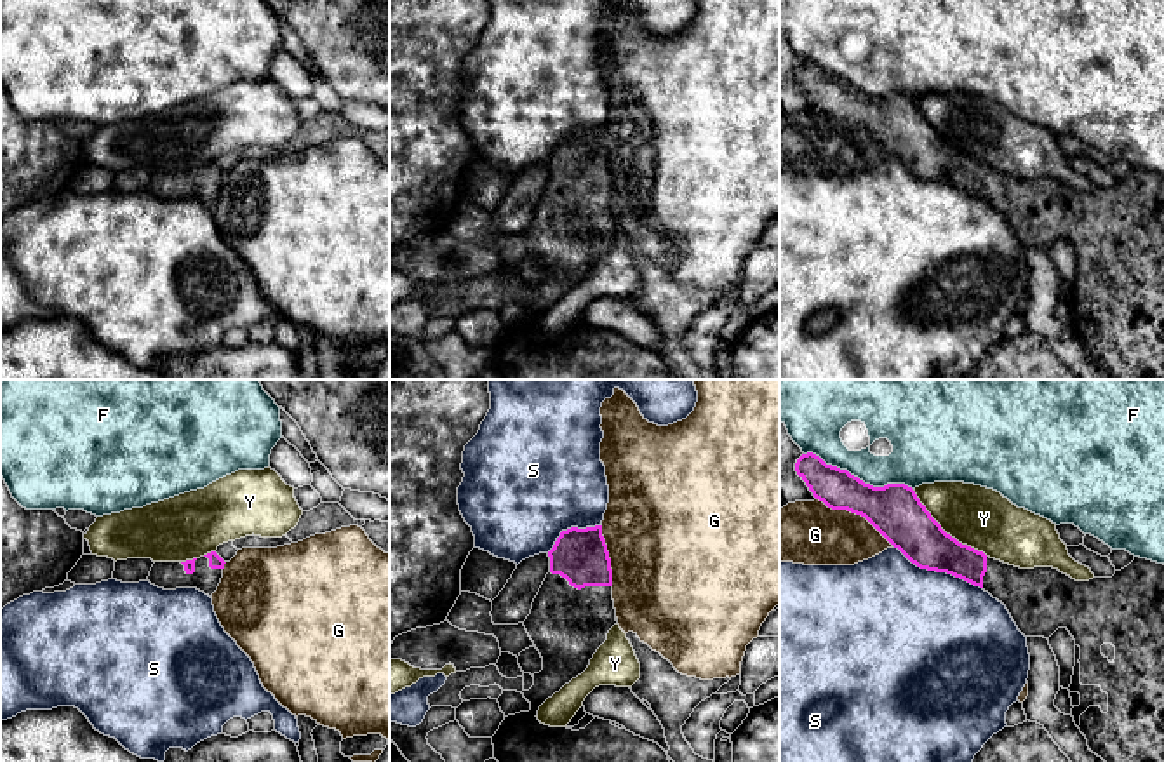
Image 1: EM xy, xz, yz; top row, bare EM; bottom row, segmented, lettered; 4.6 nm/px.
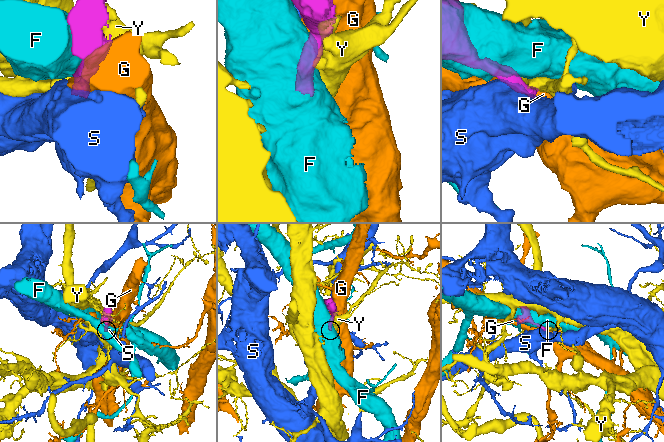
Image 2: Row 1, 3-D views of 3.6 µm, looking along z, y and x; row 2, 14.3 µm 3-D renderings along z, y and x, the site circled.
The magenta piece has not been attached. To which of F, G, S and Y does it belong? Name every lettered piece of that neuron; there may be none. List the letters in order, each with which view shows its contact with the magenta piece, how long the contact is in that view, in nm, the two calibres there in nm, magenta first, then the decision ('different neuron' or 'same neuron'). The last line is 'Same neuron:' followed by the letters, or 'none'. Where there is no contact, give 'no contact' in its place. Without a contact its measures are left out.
F: contact in yz; length 550 nm; calibres 240 and 200 nm; different neuron
G: contact in yz; length 420 nm; calibres 240 and 300 nm; different neuron
S: contact in yz; length 460 nm; calibres 220 and 500 nm; different neuron
Y: contact in yz; length 460 nm; calibres 240 and 280 nm; different neuron
Same neuron: none

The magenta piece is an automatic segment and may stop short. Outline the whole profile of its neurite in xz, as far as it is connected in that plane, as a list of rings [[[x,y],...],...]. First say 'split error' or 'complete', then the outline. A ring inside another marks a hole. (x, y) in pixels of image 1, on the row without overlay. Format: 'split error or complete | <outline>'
split error | [[[602,136],[562,141],[548,167],[550,183],[532,212],[531,224],[524,231],[531,251],[543,268],[543,280],[532,285],[534,296],[529,301],[522,301],[524,308],[531,313],[531,320],[505,327],[492,346],[492,369],[501,374],[501,379],[672,379],[666,362],[658,353],[619,339],[611,331],[595,327],[579,341],[550,338],[538,331],[539,317],[588,278],[597,259],[607,251],[609,240],[618,233],[612,211],[612,179]]]

